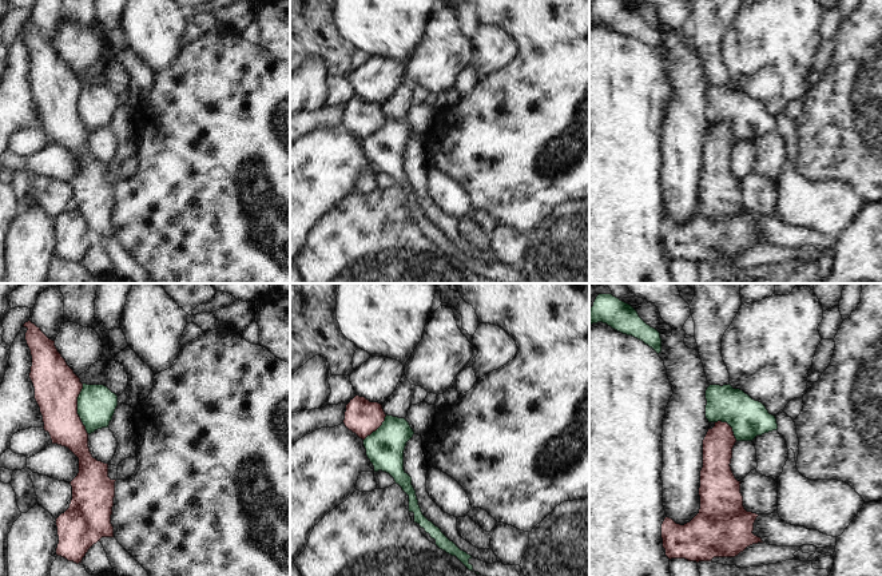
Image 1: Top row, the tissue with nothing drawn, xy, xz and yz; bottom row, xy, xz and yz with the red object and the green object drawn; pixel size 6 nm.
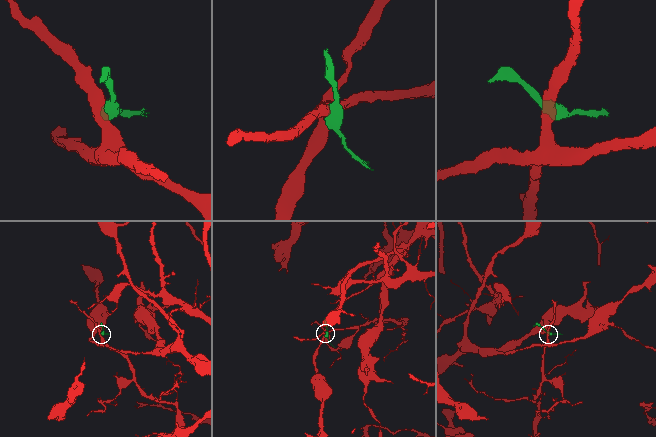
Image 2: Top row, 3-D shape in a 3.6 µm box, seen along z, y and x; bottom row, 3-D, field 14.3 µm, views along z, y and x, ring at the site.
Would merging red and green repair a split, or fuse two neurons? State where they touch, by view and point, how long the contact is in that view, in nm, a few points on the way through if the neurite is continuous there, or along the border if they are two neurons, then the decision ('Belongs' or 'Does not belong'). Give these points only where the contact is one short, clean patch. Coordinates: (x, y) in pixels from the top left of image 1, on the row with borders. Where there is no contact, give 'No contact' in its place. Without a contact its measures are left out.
Touches red at xy (76, 409). Shared border 300 nm. Boundary: xy (82, 384), (78, 397), (78, 416), (88, 433). Does not belong

